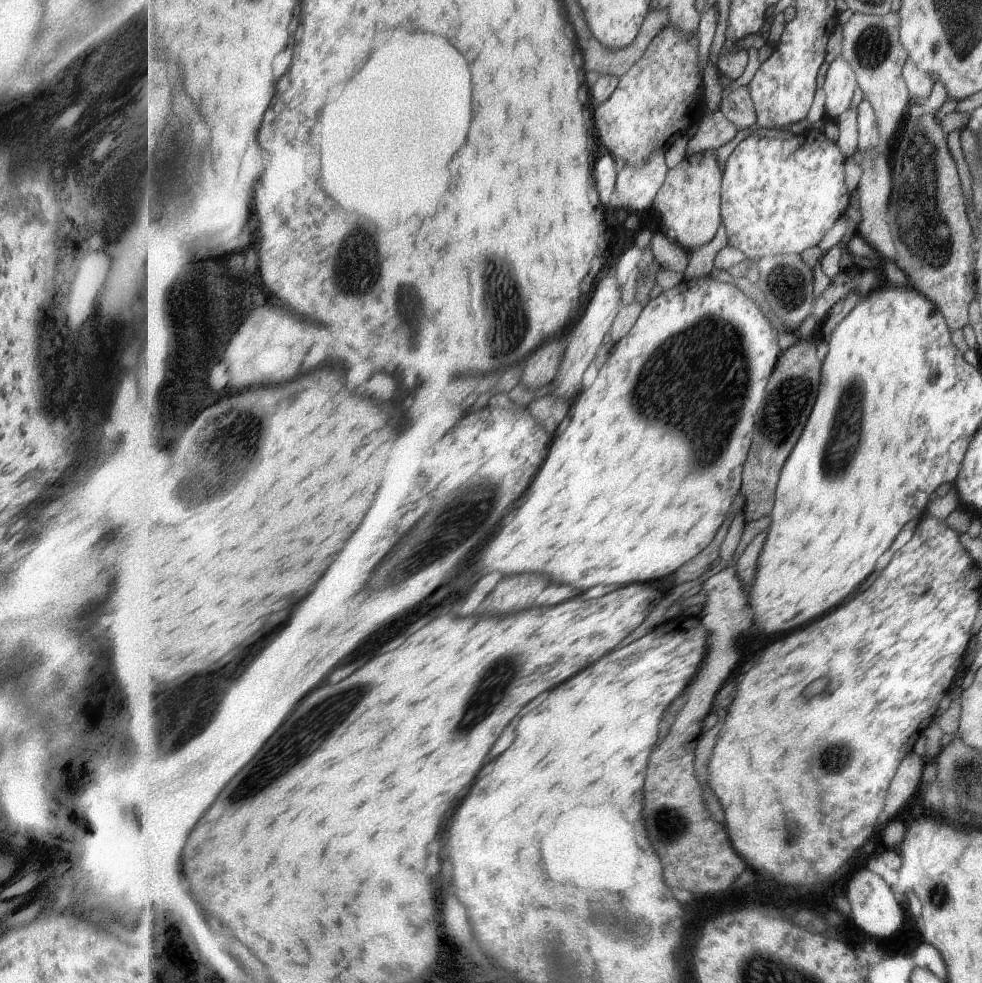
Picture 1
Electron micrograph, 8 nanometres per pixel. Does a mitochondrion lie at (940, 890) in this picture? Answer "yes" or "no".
yes

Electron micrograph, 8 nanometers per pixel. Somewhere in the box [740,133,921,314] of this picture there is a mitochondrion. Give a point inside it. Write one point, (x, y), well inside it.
(872, 161)

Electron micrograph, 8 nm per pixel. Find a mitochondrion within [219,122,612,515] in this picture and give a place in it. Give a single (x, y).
(353, 258)

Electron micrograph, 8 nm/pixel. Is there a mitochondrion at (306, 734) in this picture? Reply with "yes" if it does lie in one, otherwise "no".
yes

